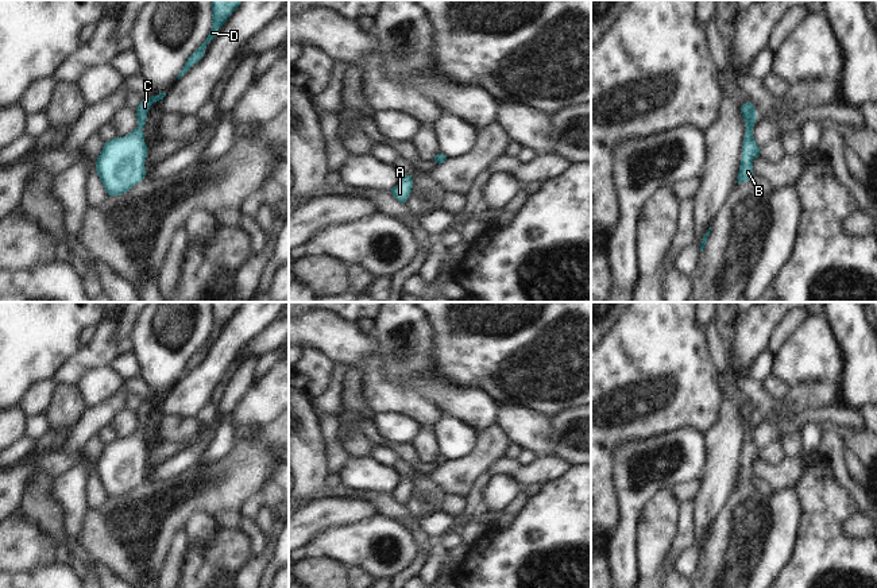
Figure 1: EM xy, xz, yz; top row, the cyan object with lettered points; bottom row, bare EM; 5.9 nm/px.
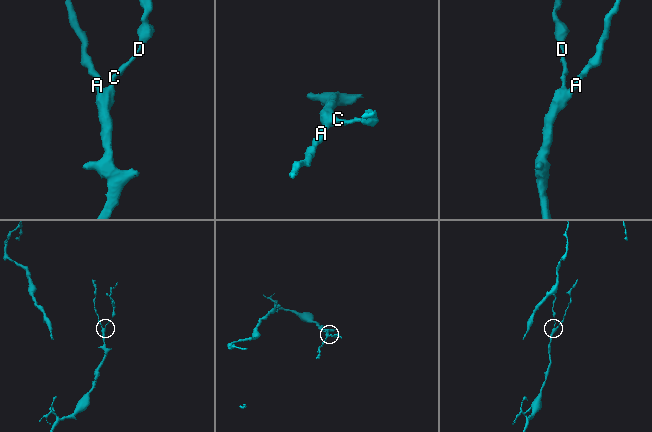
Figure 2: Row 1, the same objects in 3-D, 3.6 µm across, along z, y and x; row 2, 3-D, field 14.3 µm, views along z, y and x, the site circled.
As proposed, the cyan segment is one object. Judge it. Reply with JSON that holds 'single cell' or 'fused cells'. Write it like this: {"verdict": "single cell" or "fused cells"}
{"verdict": "single cell"}

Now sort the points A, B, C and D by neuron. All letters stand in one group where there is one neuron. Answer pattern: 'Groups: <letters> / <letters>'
Groups: A B C D.

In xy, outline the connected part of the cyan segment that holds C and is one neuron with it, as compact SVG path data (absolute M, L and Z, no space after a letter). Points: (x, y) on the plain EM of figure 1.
M159 395L144 401L138 411L138 429L123 440L115 440L107 445L96 463L96 473L108 498L120 498L144 481L147 460L147 446L144 444L143 429L146 426L150 409L163 402L166 395Z

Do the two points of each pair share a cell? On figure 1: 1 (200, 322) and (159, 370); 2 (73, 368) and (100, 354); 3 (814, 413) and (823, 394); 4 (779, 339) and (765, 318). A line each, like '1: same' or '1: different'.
1: same
2: same
3: different
4: different

